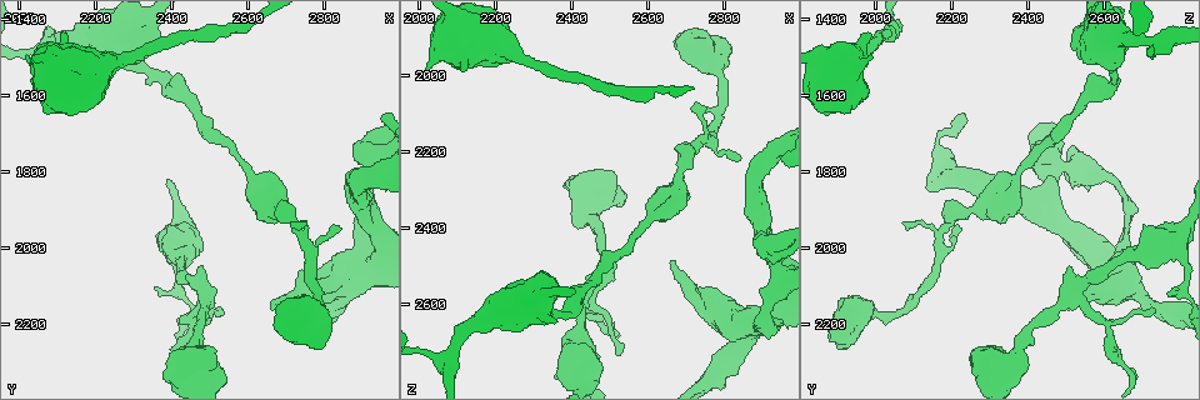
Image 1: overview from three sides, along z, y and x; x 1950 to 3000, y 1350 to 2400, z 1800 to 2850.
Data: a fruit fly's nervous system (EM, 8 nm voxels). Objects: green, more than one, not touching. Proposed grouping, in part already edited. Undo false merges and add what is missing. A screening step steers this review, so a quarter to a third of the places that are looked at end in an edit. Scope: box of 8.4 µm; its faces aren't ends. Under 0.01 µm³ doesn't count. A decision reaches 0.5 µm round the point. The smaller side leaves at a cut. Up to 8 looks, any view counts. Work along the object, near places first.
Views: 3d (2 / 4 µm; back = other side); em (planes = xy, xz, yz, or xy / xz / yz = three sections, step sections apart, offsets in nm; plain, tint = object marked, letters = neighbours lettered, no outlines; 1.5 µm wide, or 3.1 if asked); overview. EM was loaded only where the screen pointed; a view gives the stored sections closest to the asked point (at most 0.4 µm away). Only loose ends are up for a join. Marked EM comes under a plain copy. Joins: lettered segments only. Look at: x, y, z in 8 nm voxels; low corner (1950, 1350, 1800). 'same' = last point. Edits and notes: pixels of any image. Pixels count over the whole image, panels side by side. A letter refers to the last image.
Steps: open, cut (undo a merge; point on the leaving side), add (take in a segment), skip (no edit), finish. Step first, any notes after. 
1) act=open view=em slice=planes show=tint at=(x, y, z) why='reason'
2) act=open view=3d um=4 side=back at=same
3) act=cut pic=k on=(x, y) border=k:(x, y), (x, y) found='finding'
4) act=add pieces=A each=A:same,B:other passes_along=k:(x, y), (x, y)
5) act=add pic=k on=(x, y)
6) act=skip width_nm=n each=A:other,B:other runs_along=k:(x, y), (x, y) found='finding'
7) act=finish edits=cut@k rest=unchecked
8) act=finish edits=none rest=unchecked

act=open view=em um=3.1 slice=xz step=16 show=tint at=(2110, 1435, 1975) why='thick end'

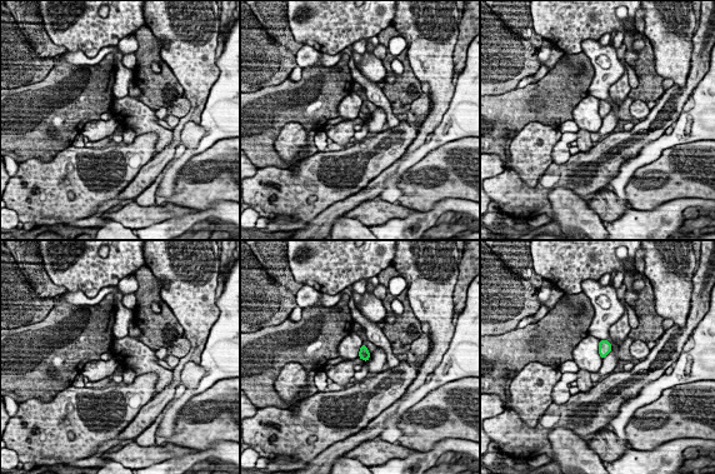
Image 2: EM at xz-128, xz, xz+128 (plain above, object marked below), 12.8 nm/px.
act=open view=em um=3.1 slice=yz step=8 show=letters at=same

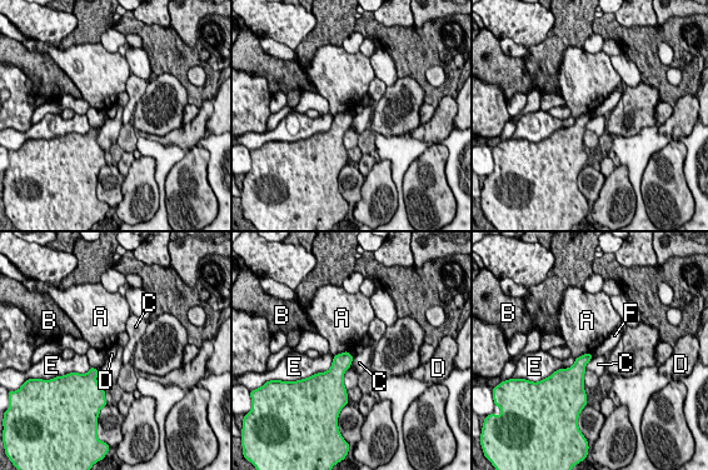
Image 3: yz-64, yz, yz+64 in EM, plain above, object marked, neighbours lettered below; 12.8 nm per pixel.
act=skip each=A:other,B:other,C:other,D:other,E:other,F:other border=3:(591, 353), (574, 358) found='none of them fits'

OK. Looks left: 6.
act=open view=em slice=planes show=letters at=(2480, 2315, 2660)

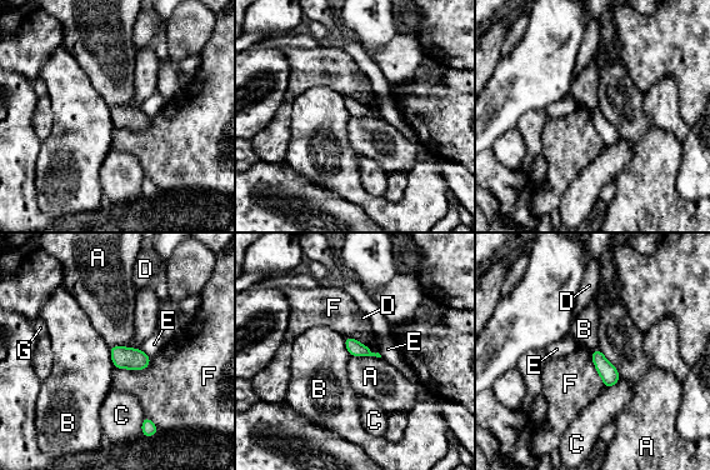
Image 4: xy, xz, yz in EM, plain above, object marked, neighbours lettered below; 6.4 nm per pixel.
act=skip width_nm=90 each=A:other,B:other,C:other,D:other,E:other,F:other,G:other border=4:(350, 355), (375, 355), (380, 358) found='one neuron here'

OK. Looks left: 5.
act=open view=3d um=4 at=(2835, 1950, 2230) why='thin end'

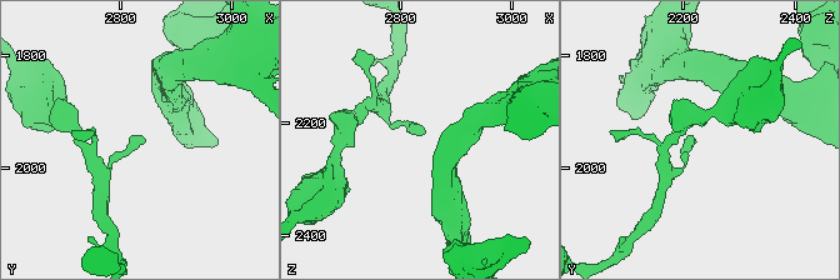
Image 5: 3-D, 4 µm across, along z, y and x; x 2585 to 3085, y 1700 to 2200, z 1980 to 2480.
act=open view=em slice=yz step=8 show=tint at=(2840, 1945, 2220)

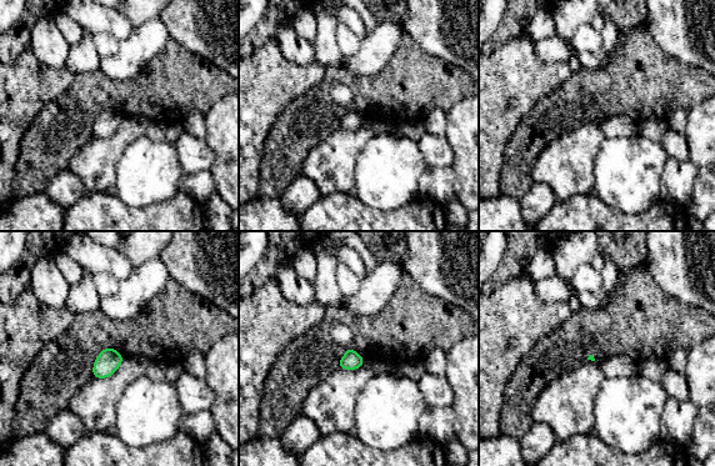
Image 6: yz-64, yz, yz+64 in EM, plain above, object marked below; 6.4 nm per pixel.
act=open view=em slice=planes show=letters at=same

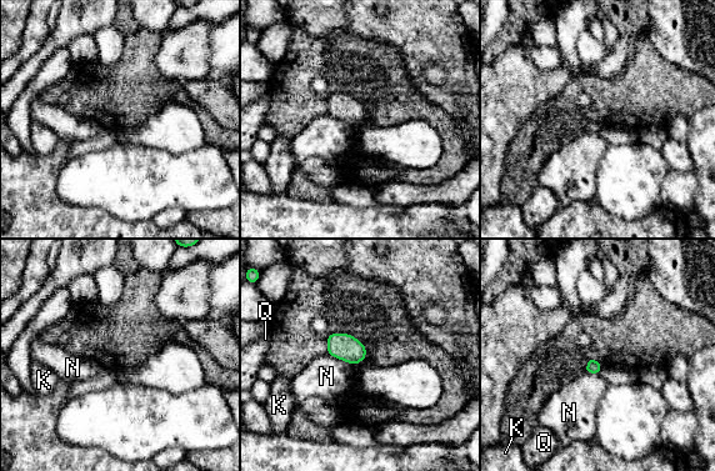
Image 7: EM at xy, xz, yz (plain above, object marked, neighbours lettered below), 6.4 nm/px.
act=skip each=K:other,N:other,Q:other border=7:(328, 352), (355, 365) found='no lettered segment goes on from it'

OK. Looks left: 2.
act=finish edits=none rest=unchecked

